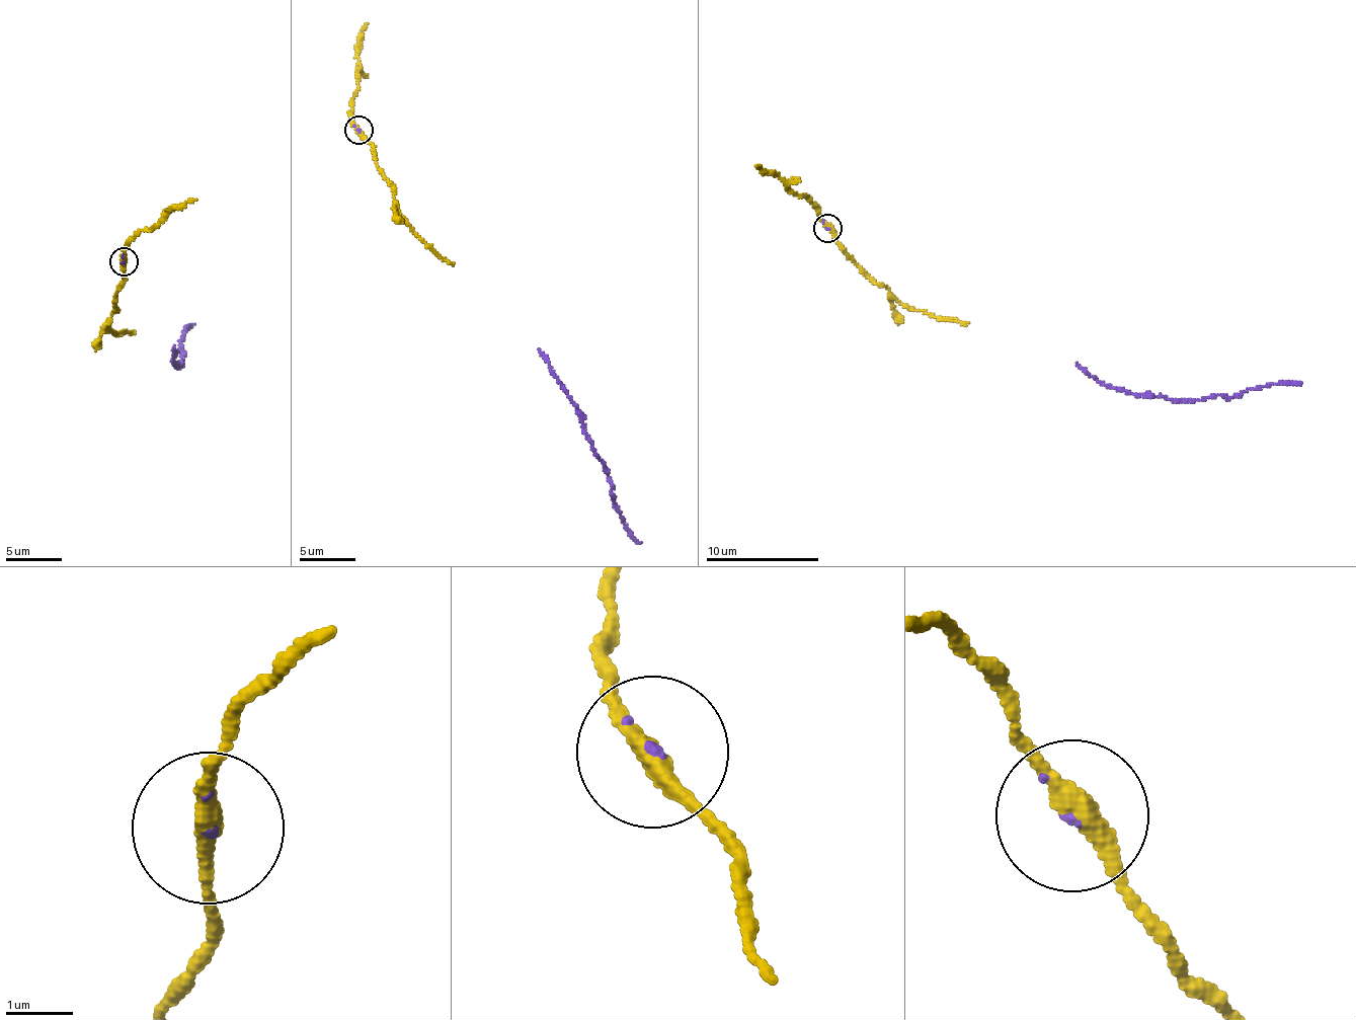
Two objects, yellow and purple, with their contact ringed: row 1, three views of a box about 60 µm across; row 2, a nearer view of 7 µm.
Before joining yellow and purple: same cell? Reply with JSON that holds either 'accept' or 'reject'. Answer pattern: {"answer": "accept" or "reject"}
{"answer": "accept"}

